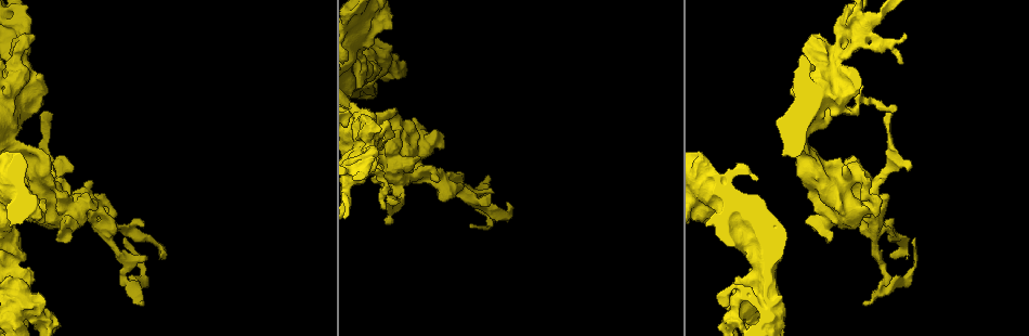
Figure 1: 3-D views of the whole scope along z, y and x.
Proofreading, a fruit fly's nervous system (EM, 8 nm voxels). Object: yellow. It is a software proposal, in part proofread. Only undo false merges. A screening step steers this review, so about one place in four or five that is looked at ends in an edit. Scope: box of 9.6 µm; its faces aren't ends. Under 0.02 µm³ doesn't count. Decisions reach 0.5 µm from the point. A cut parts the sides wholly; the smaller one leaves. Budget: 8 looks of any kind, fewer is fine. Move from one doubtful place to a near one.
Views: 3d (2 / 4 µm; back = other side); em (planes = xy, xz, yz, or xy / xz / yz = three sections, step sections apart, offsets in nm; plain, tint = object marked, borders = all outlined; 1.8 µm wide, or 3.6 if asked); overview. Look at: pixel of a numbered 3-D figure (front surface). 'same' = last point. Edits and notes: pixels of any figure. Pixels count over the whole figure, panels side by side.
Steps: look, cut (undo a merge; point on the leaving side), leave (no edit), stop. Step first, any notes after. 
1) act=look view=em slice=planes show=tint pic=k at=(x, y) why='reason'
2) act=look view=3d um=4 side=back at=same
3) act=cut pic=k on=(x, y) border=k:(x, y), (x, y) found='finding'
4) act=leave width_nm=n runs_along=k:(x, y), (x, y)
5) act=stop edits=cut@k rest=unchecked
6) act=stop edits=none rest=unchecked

act=look view=3d um=2 pic=1 at=(383, 202) why='closes a loop'

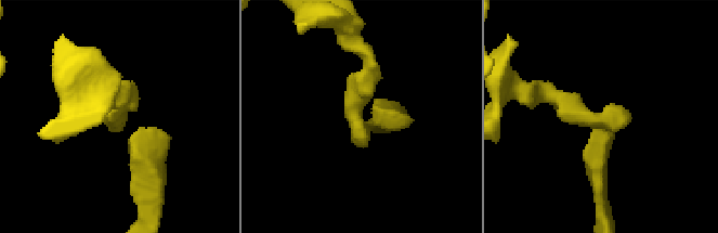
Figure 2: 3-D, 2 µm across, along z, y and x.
act=look view=em slice=planes show=borders pic=2 at=(600, 118)

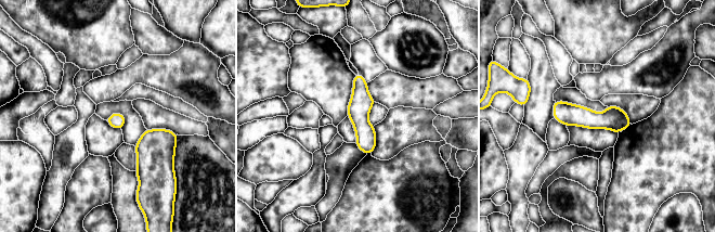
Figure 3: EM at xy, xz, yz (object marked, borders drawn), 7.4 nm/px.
act=leave runs_along=3:(359, 77), (360, 121), (368, 151) found='all the same neuron'

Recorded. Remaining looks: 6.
act=look view=3d um=2 pic=1 at=(808, 144) why='calibre changes'

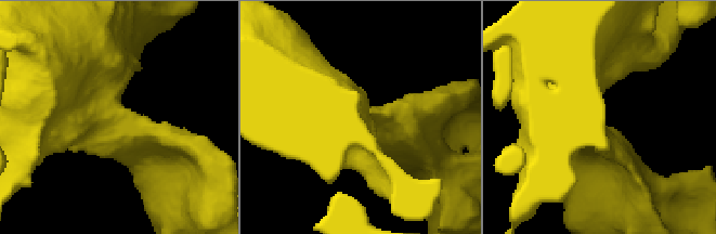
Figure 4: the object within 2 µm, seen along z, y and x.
act=look view=em slice=planes show=plain pic=4 at=(104, 123) why='shape alone is not enough'

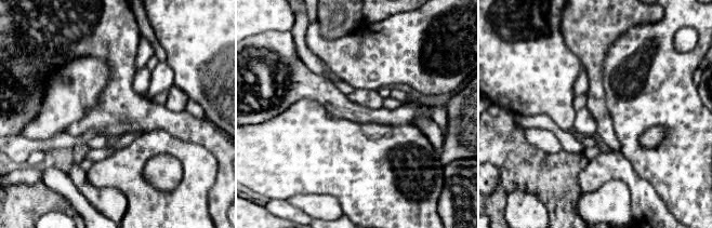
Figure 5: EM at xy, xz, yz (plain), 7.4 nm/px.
act=look view=em slice=planes show=tint at=same why='where the object lies'

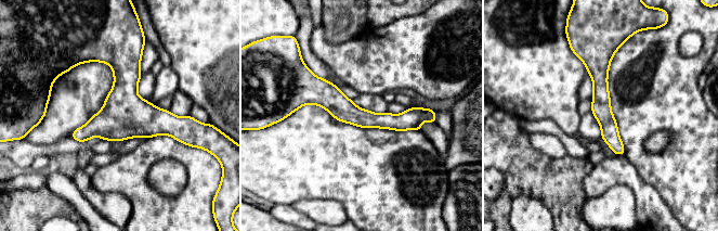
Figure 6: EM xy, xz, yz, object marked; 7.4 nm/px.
act=leave runs_along=6:(299, 101), (374, 120), (427, 112) found='continuous, no second neuron'

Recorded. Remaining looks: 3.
act=look view=3d um=2 pic=1 at=(830, 59) why='four arms meet'

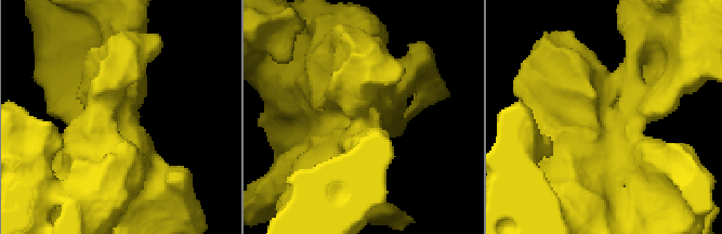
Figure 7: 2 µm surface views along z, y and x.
act=look view=em slice=planes show=borders pic=7 at=(360, 114) arms=4 why='now the EM'

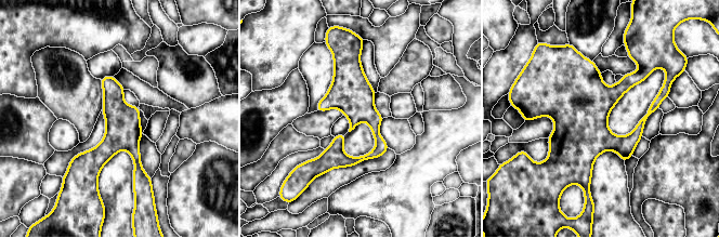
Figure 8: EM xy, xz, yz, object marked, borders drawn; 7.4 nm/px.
act=leave runs_along=8:(355, 52), (378, 148), (323, 169) found='continuous, no second neuron'

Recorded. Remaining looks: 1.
act=stop edits=none rest=unchecked

